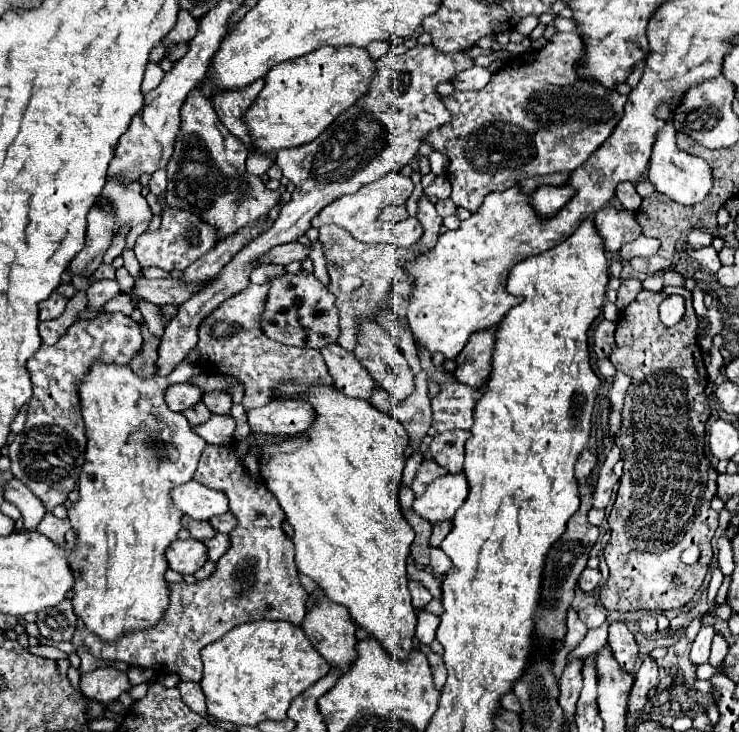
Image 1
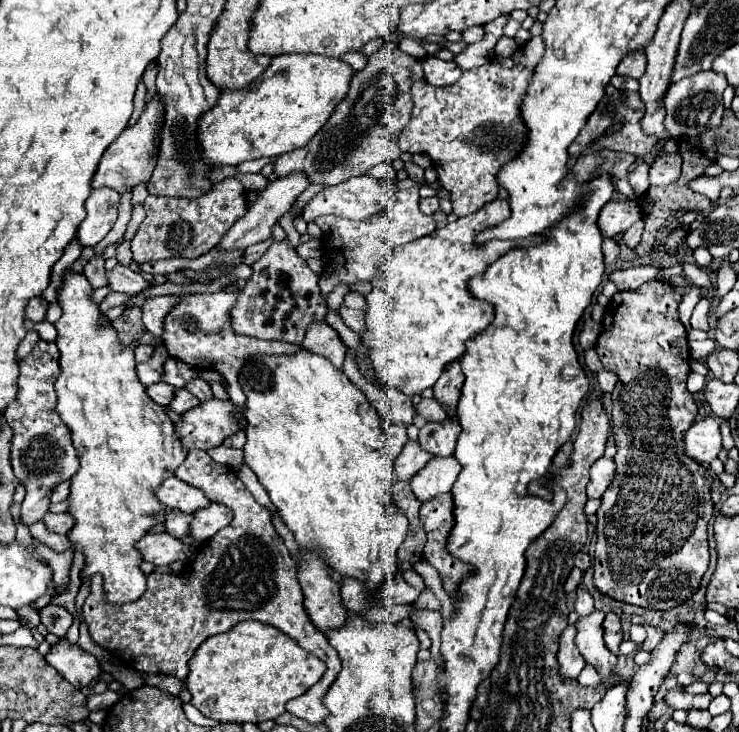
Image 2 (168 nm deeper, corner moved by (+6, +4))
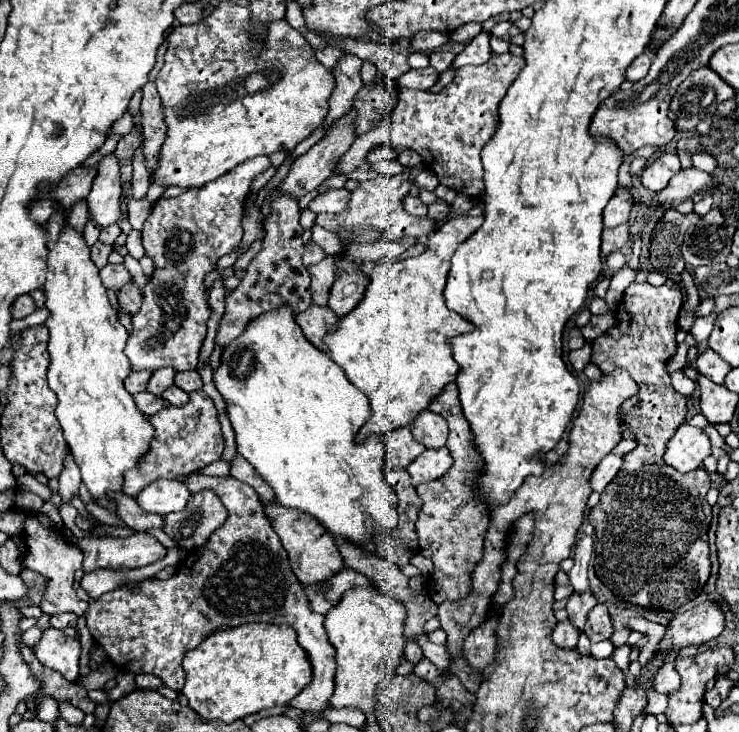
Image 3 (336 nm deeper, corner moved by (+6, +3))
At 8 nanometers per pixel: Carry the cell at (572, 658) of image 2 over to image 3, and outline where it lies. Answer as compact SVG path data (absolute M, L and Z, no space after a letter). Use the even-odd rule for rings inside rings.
M569 621L557 623L557 627L553 631L553 641L555 641L555 645L559 645L563 649L575 649L577 641L579 641L579 631Z

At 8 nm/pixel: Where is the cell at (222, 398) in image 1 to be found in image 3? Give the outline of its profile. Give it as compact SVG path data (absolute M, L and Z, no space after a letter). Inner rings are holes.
M181 371L175 375L175 385L181 387L183 391L191 393L191 391L199 391L203 387L201 377L197 371Z

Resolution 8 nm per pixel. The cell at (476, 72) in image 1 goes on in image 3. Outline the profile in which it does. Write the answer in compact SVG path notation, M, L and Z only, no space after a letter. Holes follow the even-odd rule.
M429 65L425 69L409 69L405 75L397 79L397 87L411 87L411 89L431 89L439 79L439 73Z

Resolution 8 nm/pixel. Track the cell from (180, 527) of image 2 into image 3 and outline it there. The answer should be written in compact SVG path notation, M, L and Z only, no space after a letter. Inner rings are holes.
M113 493L111 499L117 503L117 515L135 531L151 531L151 529L163 529L163 515L145 513L135 499L131 499L125 493Z

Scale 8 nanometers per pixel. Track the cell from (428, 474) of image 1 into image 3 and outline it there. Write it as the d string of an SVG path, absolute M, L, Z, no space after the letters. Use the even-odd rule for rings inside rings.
M401 427L385 435L385 451L387 451L385 453L387 463L405 469L425 451L425 447L423 443L413 439L409 427Z

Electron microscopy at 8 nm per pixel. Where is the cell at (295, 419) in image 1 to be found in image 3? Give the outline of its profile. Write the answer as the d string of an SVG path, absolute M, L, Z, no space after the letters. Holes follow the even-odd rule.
M205 391L189 393L191 401L181 407L163 407L159 413L151 415L151 423L155 427L155 439L151 443L151 451L141 459L137 469L125 471L123 493L135 497L141 489L145 489L155 479L179 479L193 471L207 467L223 455L225 441L221 433L221 425L217 419L217 409L213 399Z

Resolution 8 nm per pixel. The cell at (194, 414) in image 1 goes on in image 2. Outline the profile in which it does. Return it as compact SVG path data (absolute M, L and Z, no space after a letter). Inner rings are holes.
M181 388L181 390L175 390L175 398L171 400L169 408L175 410L177 414L183 414L185 410L191 410L197 404L199 404L199 400L191 392L187 392L185 388Z

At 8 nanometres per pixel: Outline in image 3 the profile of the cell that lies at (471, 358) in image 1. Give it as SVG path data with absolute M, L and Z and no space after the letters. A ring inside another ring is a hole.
M449 383L443 389L443 395L439 395L439 399L435 399L435 403L431 403L429 409L447 419L449 423L447 449L455 459L451 471L445 477L417 487L417 493L423 501L419 519L415 523L421 547L419 553L423 557L429 557L435 565L433 577L427 581L427 593L431 601L439 605L443 601L461 601L469 595L471 575L479 559L483 559L483 543L489 527L489 511L483 501L475 499L475 491L471 489L475 475L469 471L477 471L481 467L481 457L471 443L471 429L459 403L457 383Z

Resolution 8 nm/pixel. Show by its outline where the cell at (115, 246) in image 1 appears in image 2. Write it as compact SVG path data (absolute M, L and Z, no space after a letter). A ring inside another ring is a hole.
M155 96L143 110L139 122L127 130L123 130L123 134L119 134L119 138L115 142L111 142L111 146L103 152L103 158L93 174L91 186L93 188L101 188L101 186L111 186L119 192L123 192L127 186L137 186L139 182L149 180L153 168L155 168L155 156L157 156L157 146L155 146L155 138L157 138L157 128L161 124L163 116L163 102L159 102L159 96Z

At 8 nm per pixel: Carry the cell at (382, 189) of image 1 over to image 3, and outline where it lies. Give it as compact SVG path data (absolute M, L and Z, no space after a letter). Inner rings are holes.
M345 187L341 189L331 189L327 193L317 195L311 203L309 209L313 213L341 213L347 209L347 203L351 199L351 191L347 191Z

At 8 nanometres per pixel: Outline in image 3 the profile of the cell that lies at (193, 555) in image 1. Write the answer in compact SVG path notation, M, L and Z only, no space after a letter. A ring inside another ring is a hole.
M135 533L131 537L97 537L81 539L81 551L85 553L83 571L93 571L99 567L113 569L135 569L151 565L167 555L167 549L149 533Z

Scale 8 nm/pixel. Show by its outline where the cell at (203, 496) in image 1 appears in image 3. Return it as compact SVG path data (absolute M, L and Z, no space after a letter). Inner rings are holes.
M171 479L153 481L137 495L137 503L141 509L159 515L183 511L183 507L187 507L189 501L191 501L191 491L187 489L187 485Z

